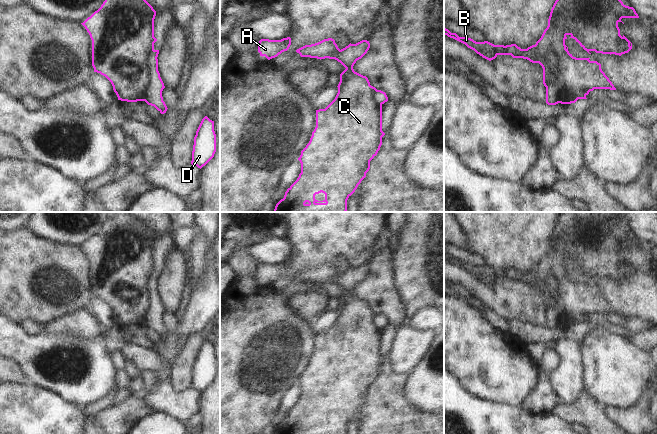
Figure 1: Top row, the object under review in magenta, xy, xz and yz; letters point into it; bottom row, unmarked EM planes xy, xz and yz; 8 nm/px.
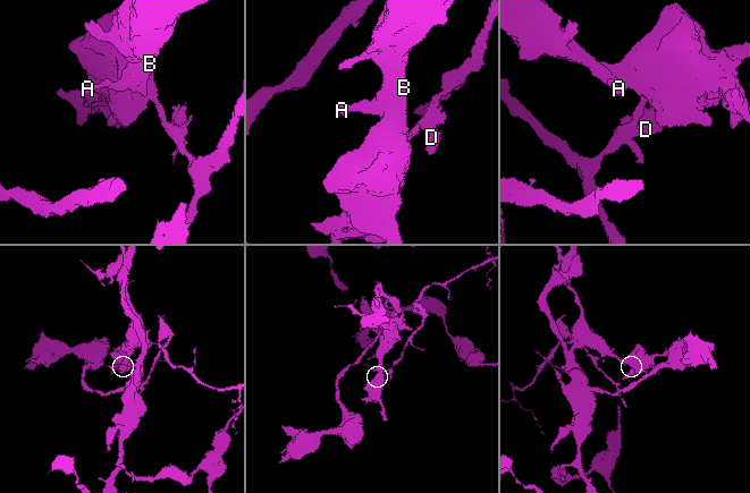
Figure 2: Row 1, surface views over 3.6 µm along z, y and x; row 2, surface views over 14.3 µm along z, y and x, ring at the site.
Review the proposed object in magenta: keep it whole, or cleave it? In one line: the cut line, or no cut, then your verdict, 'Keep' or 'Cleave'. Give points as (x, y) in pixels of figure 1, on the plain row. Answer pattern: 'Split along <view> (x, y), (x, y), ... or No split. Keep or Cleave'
Split along yz (551, 278), (554, 308), (558, 312), (559, 326). Cleave.

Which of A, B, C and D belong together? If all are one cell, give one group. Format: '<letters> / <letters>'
A B C / D

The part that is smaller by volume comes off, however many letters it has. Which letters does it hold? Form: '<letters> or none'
D

